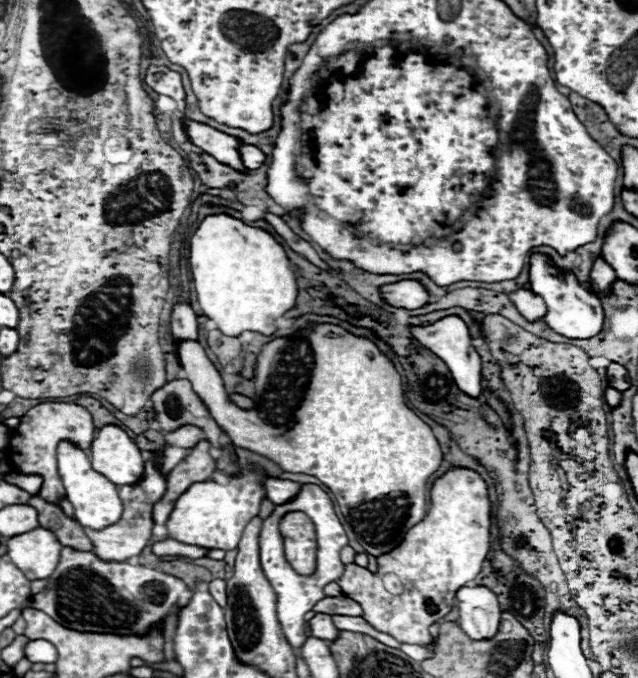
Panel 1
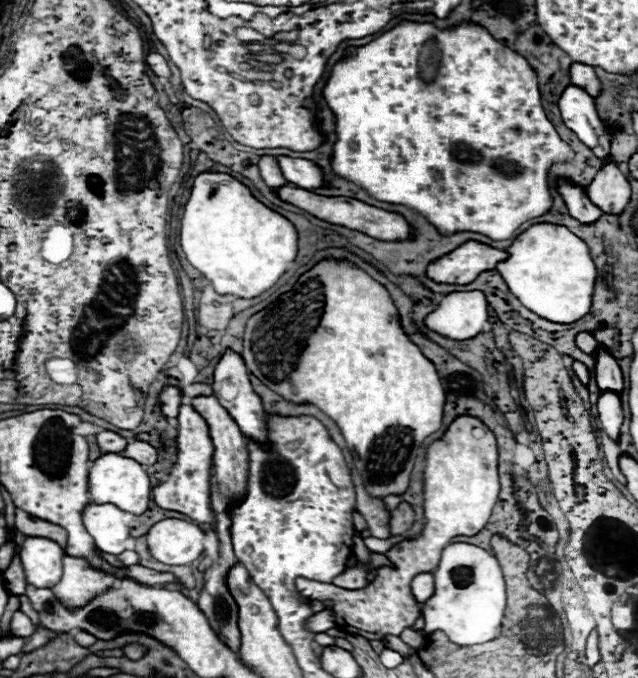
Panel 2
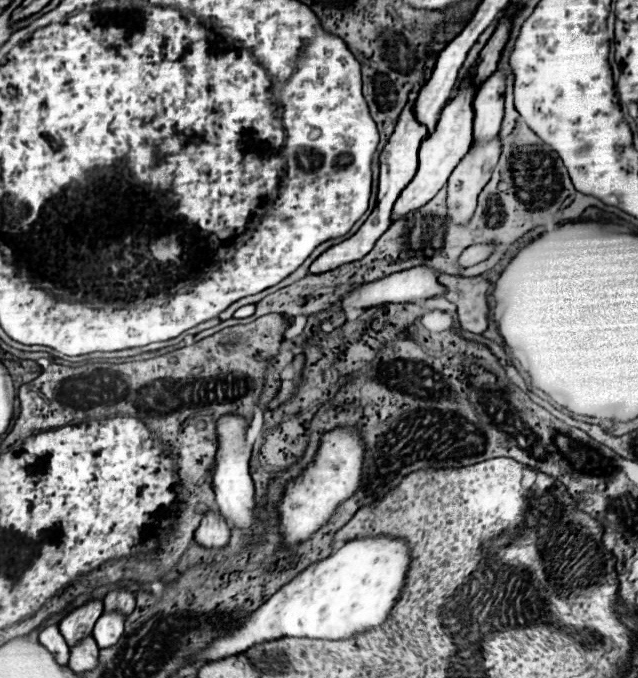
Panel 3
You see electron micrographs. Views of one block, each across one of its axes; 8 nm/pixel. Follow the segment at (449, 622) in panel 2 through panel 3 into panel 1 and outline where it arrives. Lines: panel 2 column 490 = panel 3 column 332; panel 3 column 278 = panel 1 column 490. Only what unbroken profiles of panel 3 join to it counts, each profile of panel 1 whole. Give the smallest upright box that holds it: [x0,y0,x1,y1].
[456,586,502,640]

